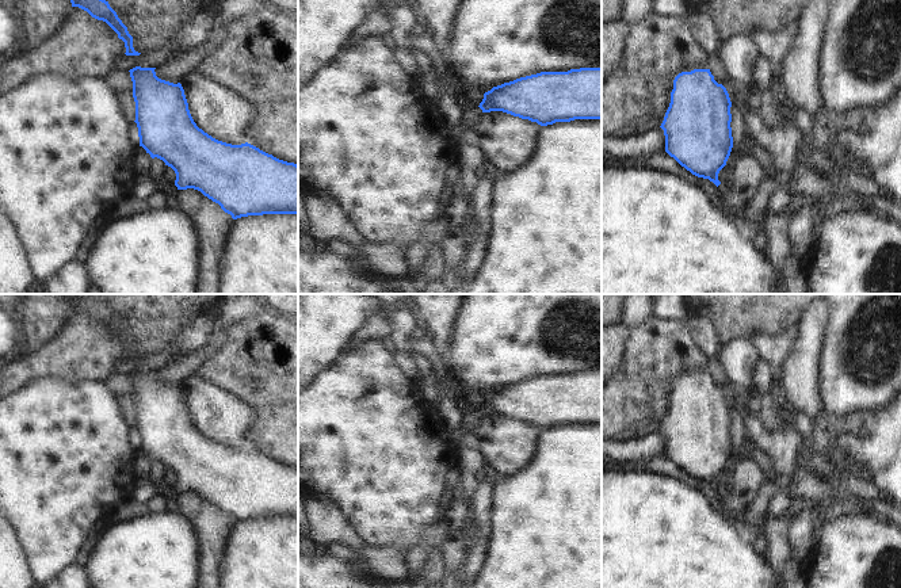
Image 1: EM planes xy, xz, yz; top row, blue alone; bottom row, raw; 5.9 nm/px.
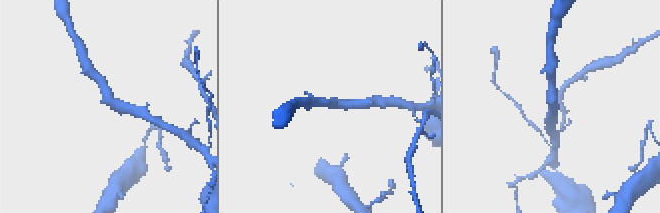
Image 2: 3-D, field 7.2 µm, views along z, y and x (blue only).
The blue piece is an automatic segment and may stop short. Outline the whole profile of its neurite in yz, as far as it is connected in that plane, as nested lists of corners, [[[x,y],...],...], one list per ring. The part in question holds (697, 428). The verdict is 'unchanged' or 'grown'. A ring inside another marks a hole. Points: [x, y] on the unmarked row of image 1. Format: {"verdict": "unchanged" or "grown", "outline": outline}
{"verdict": "grown", "outline": [[[710,373],[682,375],[673,383],[671,406],[661,432],[665,455],[692,478],[713,485],[721,497],[729,488],[718,484],[733,451],[732,405]]]}

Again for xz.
{"verdict": "grown", "outline": [[[602,371],[541,375],[493,390],[478,409],[463,416],[454,438],[482,416],[503,415],[541,429],[574,423],[602,423]]]}

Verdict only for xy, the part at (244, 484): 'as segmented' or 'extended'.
extended

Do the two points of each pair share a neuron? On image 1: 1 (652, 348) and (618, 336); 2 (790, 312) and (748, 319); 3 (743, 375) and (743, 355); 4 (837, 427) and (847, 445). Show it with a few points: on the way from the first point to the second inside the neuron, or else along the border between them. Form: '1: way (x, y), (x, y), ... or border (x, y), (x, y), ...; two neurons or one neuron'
1: border (630, 328), (627, 355), (615, 370); two neurons
2: way (779, 312), (759, 312); one neuron
3: way (743, 370), (743, 361); one neuron
4: border (869, 428), (866, 434), (840, 434), (833, 445); two neurons

